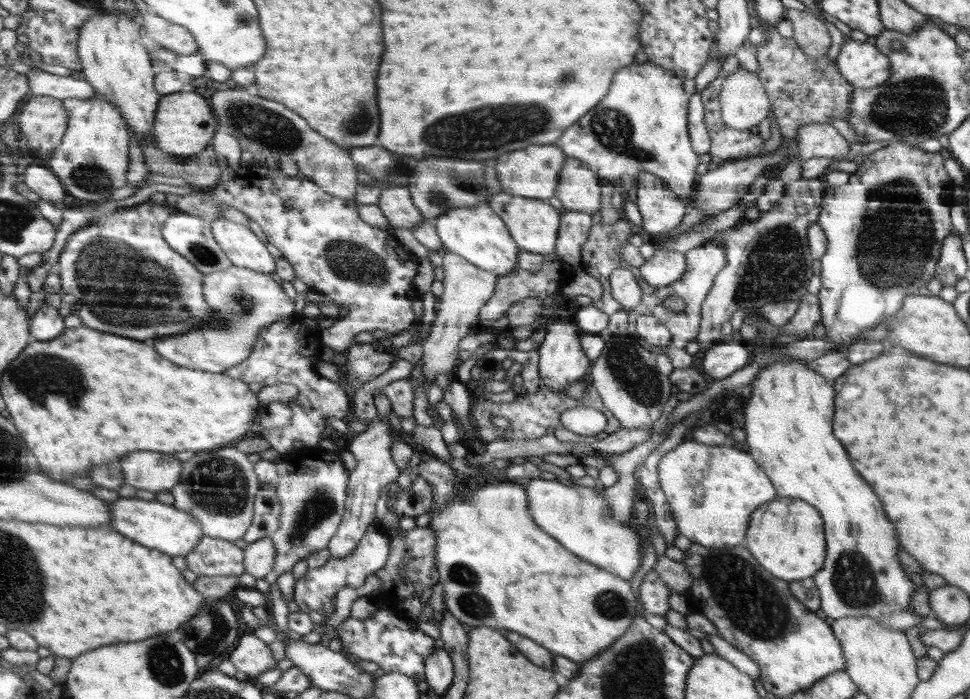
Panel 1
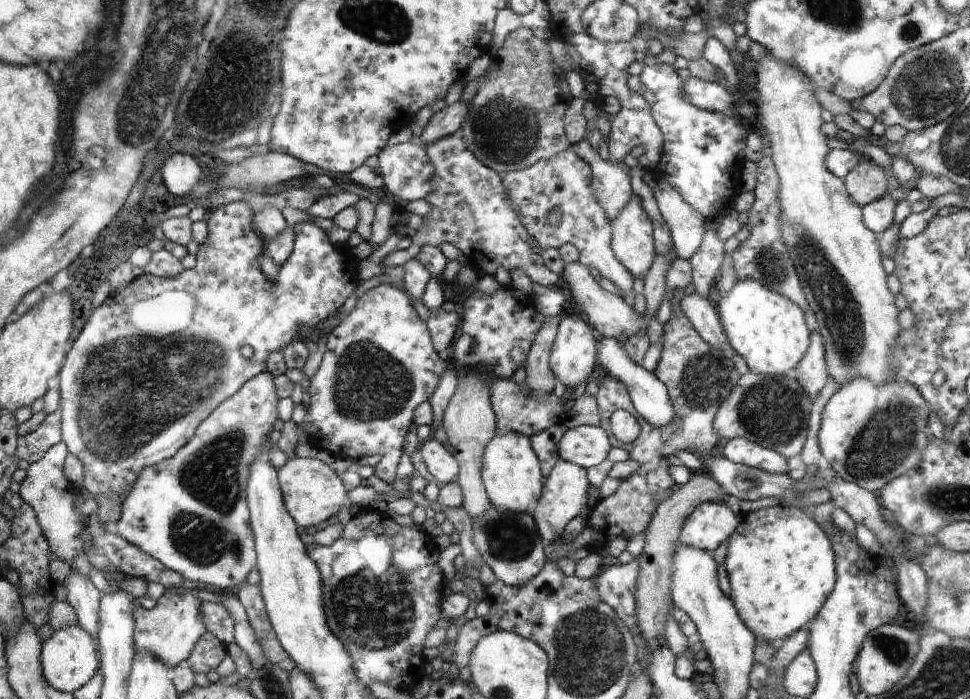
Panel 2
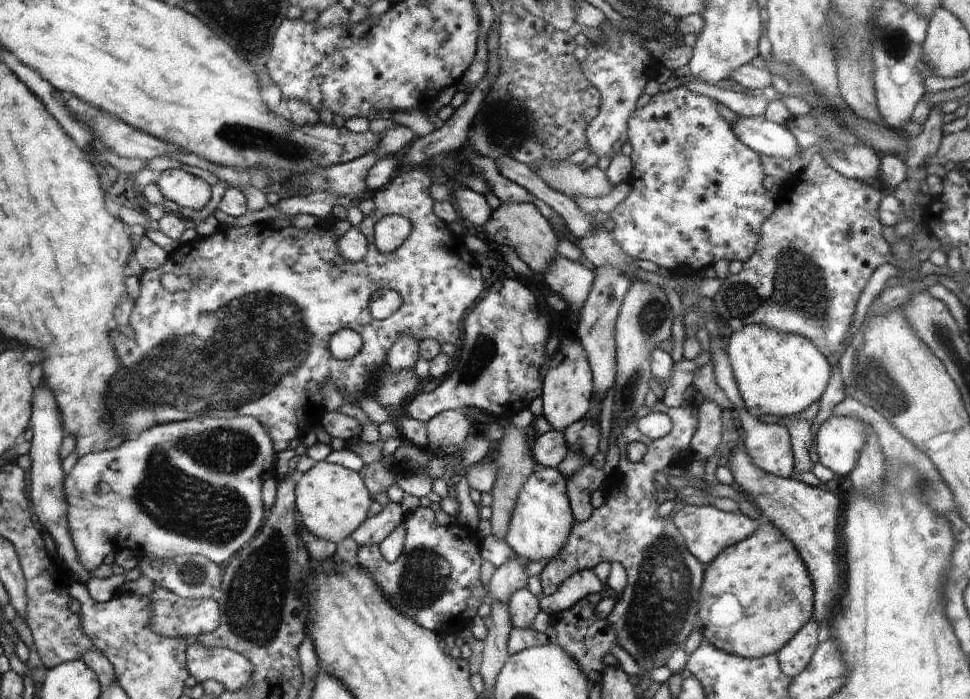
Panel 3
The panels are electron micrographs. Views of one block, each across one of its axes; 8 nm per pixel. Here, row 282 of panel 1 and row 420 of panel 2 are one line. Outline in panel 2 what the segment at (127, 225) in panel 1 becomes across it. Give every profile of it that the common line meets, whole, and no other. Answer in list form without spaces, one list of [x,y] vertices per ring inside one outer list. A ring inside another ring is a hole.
[[[240,200],[240,202],[231,203],[227,201],[218,209],[215,209],[212,218],[210,218],[209,224],[209,237],[206,241],[201,244],[202,250],[200,250],[200,254],[197,256],[197,265],[195,268],[190,270],[185,270],[177,277],[173,278],[159,278],[158,276],[153,276],[152,274],[144,274],[138,278],[135,278],[128,287],[118,291],[118,294],[114,294],[114,296],[110,296],[94,314],[92,314],[92,318],[88,320],[88,324],[86,324],[86,328],[84,328],[84,332],[80,334],[80,338],[75,341],[73,347],[69,354],[67,355],[67,360],[65,361],[63,371],[60,374],[61,380],[61,412],[63,414],[63,442],[68,446],[68,450],[72,453],[73,456],[76,456],[80,462],[82,462],[84,466],[84,475],[85,475],[85,483],[83,489],[87,490],[89,493],[92,493],[96,498],[98,496],[104,496],[104,494],[108,494],[108,496],[116,496],[116,498],[120,498],[121,501],[125,501],[129,497],[129,493],[136,488],[136,482],[140,480],[143,475],[144,470],[148,468],[148,466],[154,466],[154,464],[160,464],[160,462],[164,462],[164,460],[170,460],[170,458],[174,458],[178,452],[182,451],[182,448],[185,448],[188,444],[192,443],[192,440],[195,440],[197,433],[199,432],[200,426],[218,409],[226,400],[232,399],[232,396],[235,396],[244,388],[244,384],[248,383],[248,380],[254,378],[258,374],[267,371],[266,368],[266,359],[269,354],[272,352],[276,352],[276,350],[281,350],[284,346],[288,346],[290,342],[294,340],[298,340],[304,337],[311,337],[313,333],[316,331],[316,326],[318,324],[326,324],[326,322],[331,323],[336,317],[336,314],[340,312],[341,308],[344,308],[344,304],[348,304],[348,300],[352,300],[352,296],[356,296],[356,288],[360,288],[360,281],[364,281],[364,272],[360,272],[360,260],[356,260],[356,252],[351,252],[349,249],[340,248],[340,244],[336,244],[336,240],[332,240],[332,236],[329,236],[328,233],[324,230],[324,228],[320,228],[316,225],[316,222],[308,221],[301,222],[298,224],[294,224],[294,247],[292,250],[292,254],[288,258],[287,262],[284,262],[282,266],[280,266],[280,270],[278,270],[278,275],[276,276],[276,284],[264,284],[264,276],[258,276],[258,268],[256,268],[256,250],[254,250],[254,230],[252,230],[252,214],[250,214],[250,210],[248,210],[250,206],[244,202],[244,200]]]

